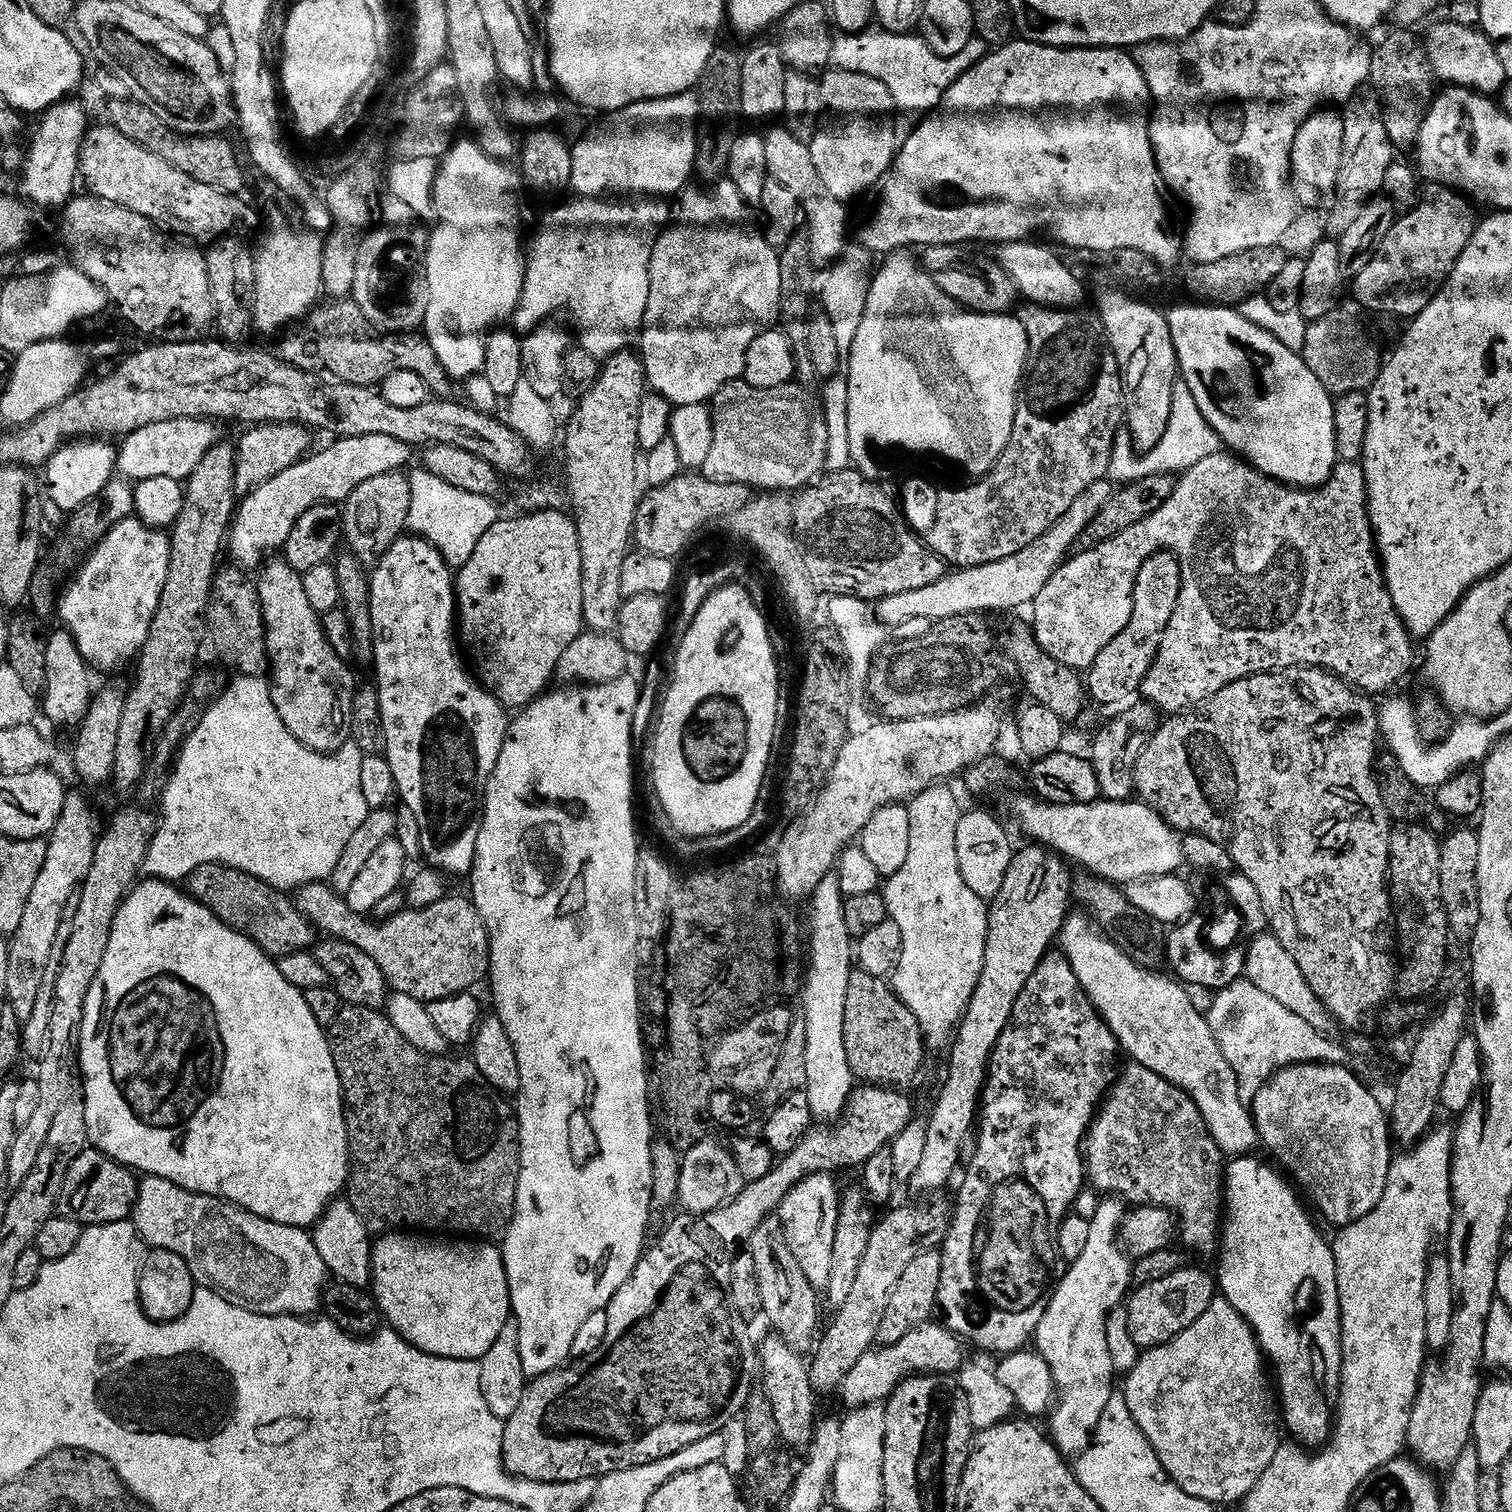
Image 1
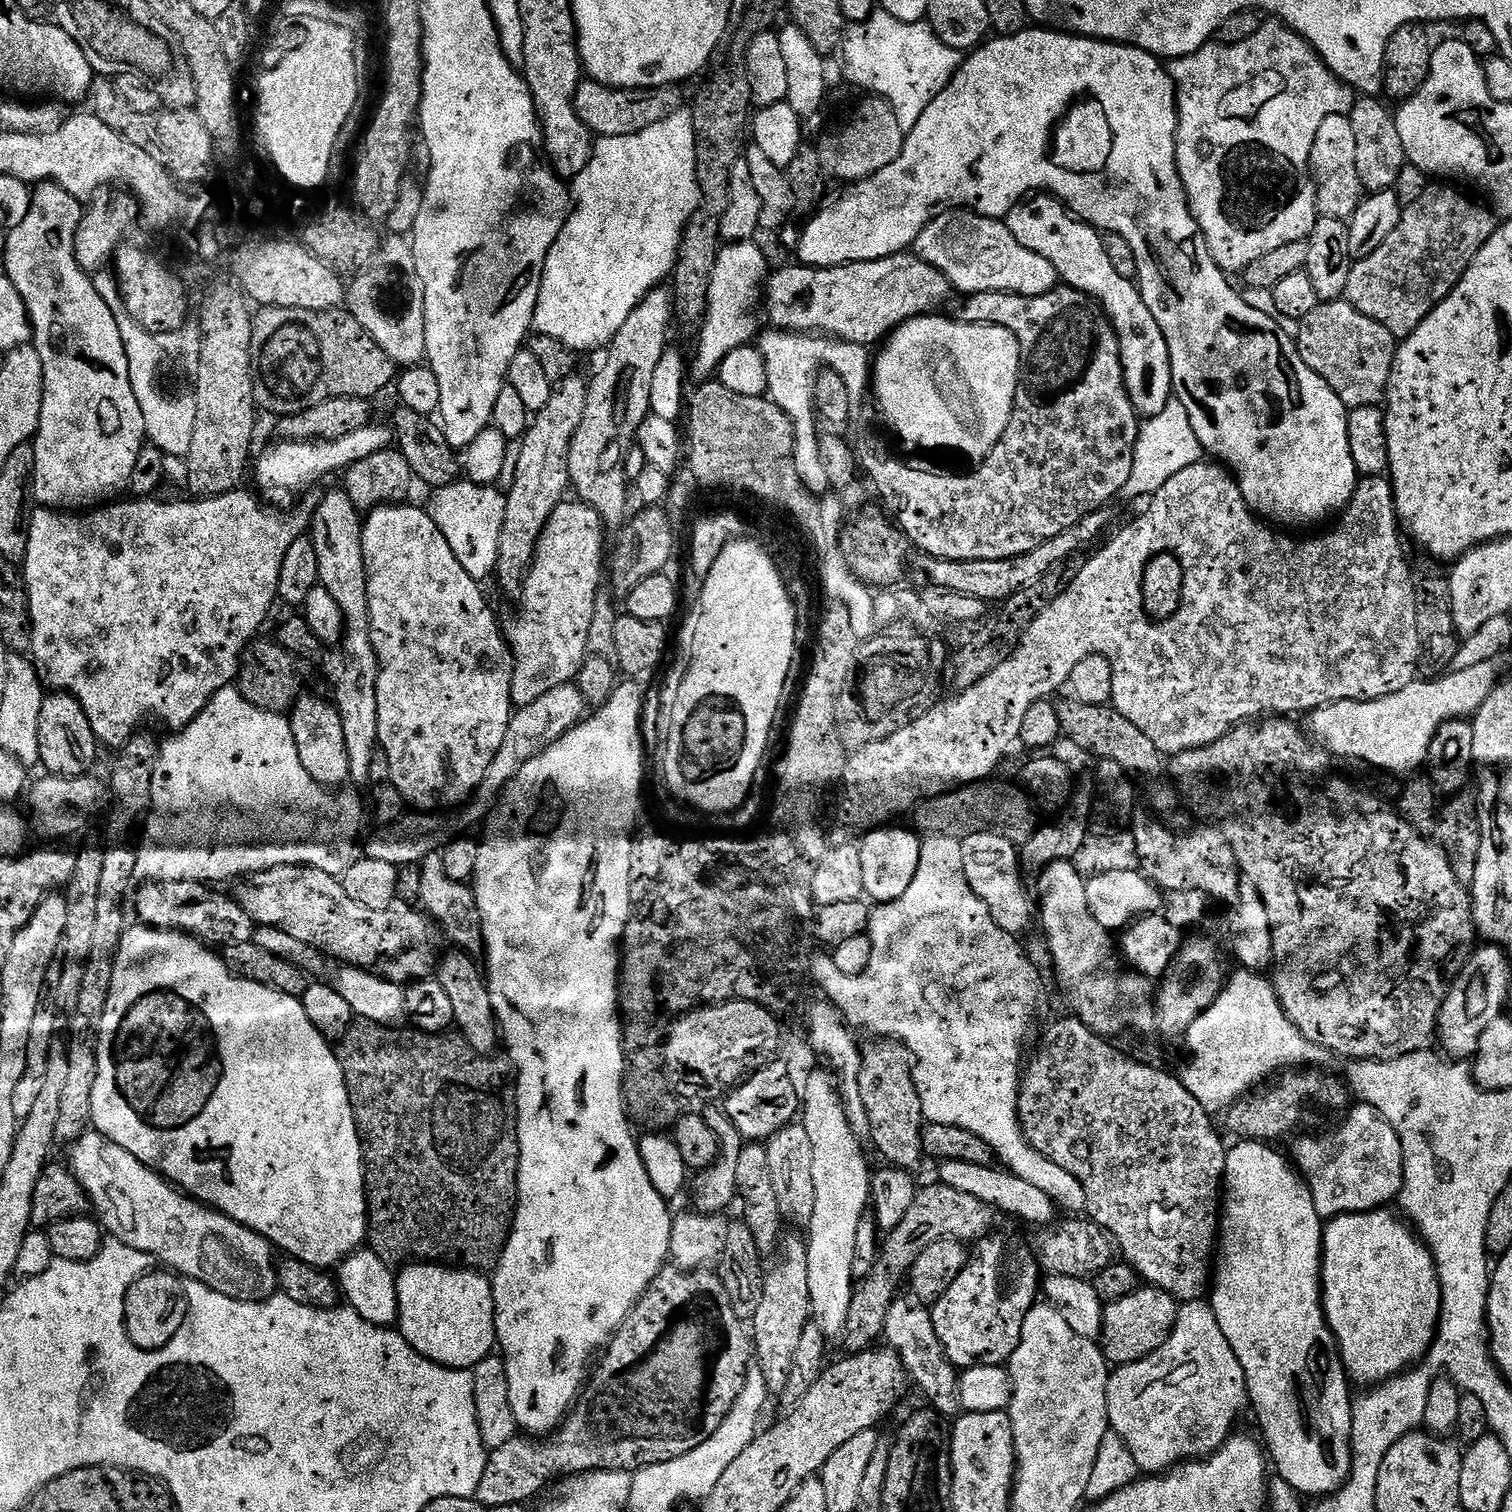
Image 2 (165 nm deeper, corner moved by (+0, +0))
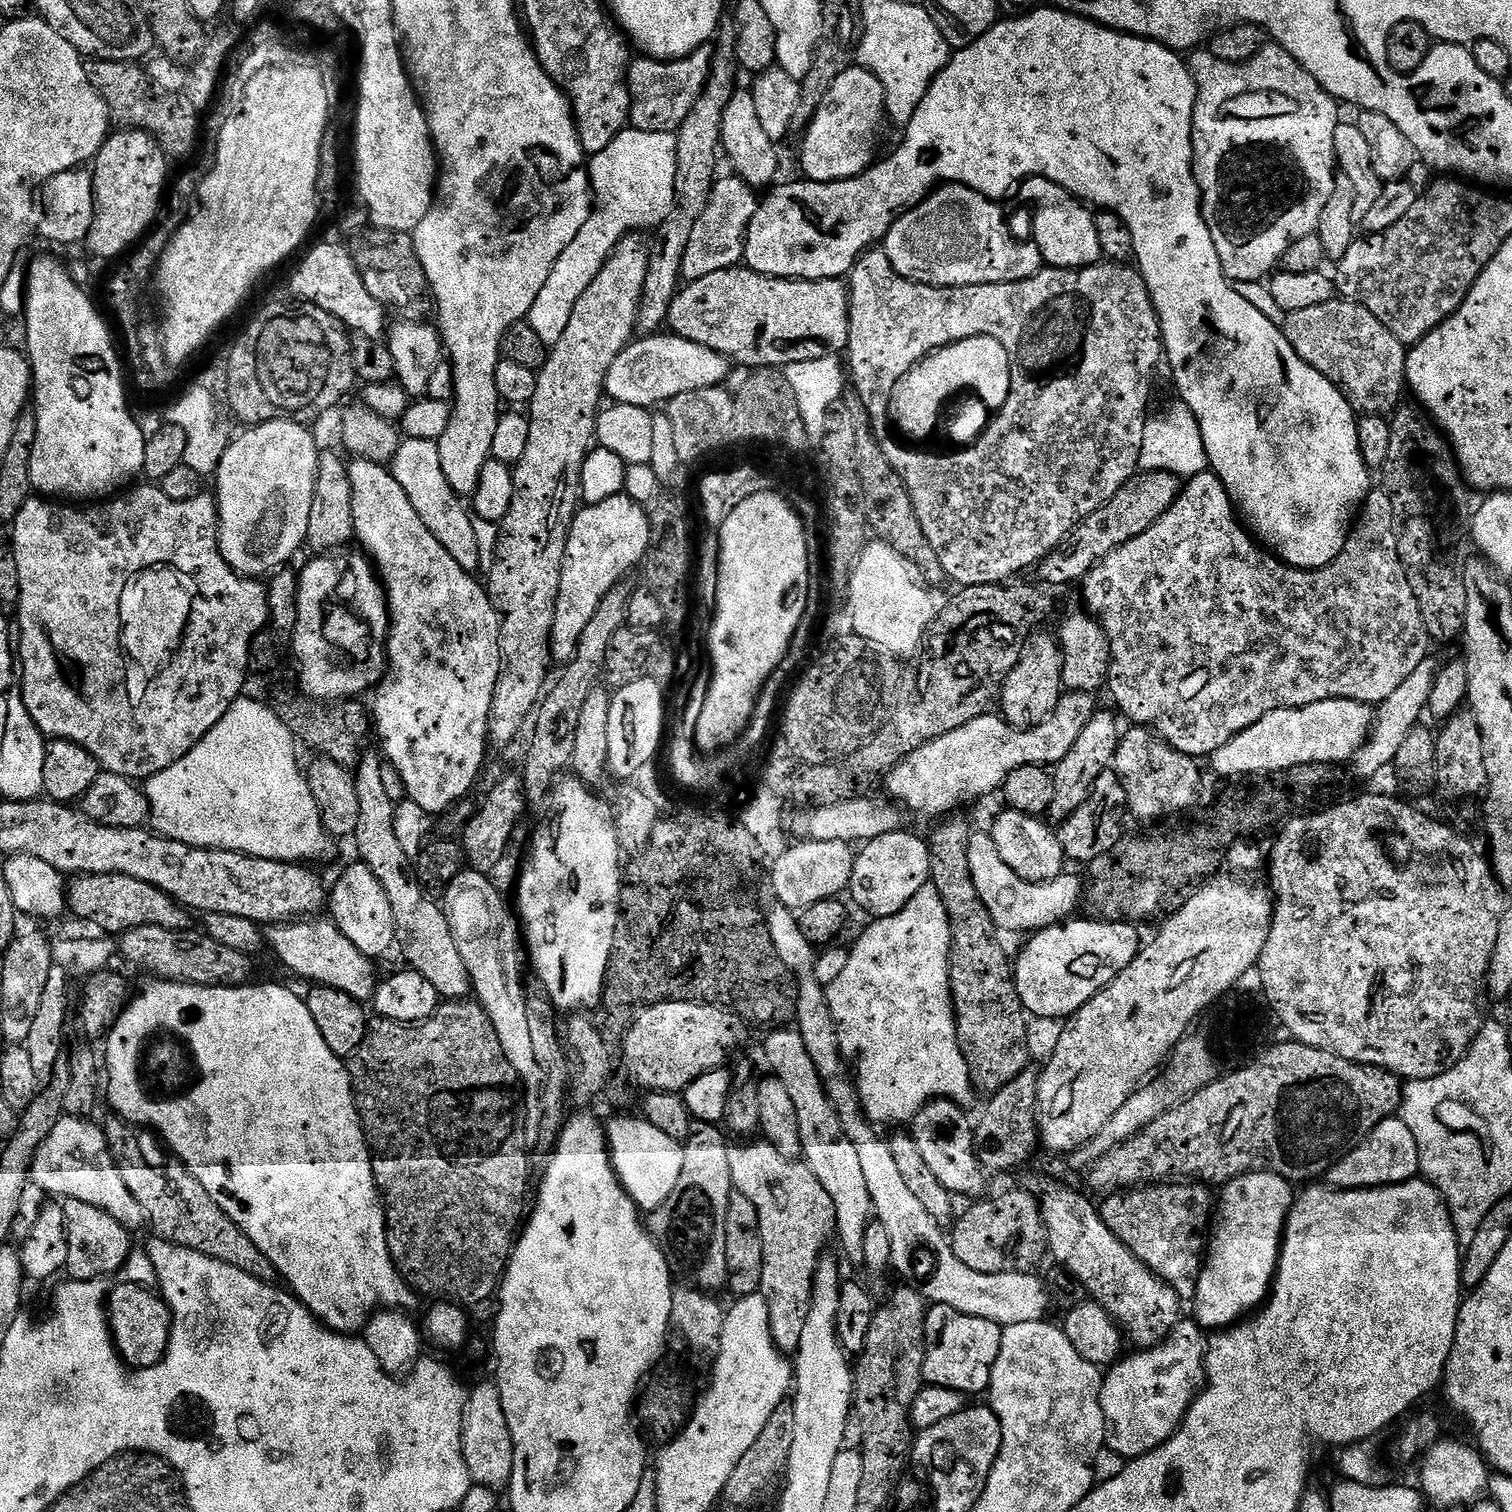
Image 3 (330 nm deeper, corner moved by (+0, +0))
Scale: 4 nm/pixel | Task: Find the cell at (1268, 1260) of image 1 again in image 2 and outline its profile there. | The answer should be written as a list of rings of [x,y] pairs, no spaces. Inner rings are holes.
[[[1241,1139],[1240,1144],[1231,1145],[1228,1148],[1228,1157],[1226,1158],[1226,1170],[1224,1171],[1224,1187],[1222,1189],[1222,1215],[1220,1218],[1220,1230],[1218,1233],[1218,1255],[1214,1260],[1214,1287],[1210,1292],[1210,1303],[1212,1306],[1212,1312],[1216,1315],[1216,1321],[1218,1326],[1224,1334],[1226,1334],[1226,1340],[1230,1342],[1230,1346],[1234,1350],[1234,1354],[1238,1358],[1238,1362],[1242,1362],[1242,1370],[1246,1374],[1248,1379],[1248,1392],[1250,1399],[1250,1408],[1254,1413],[1256,1411],[1256,1420],[1260,1423],[1259,1435],[1262,1437],[1263,1443],[1266,1445],[1267,1455],[1270,1457],[1271,1463],[1276,1463],[1275,1471],[1280,1477],[1282,1477],[1292,1489],[1295,1490],[1301,1497],[1307,1498],[1307,1496],[1316,1496],[1315,1498],[1323,1498],[1331,1496],[1342,1489],[1348,1481],[1348,1477],[1352,1472],[1353,1454],[1352,1454],[1352,1405],[1354,1403],[1354,1395],[1352,1396],[1353,1389],[1350,1387],[1350,1377],[1348,1371],[1344,1369],[1344,1361],[1340,1359],[1340,1350],[1336,1343],[1336,1335],[1332,1332],[1332,1327],[1328,1324],[1328,1319],[1324,1317],[1324,1301],[1322,1299],[1322,1285],[1320,1282],[1320,1266],[1322,1263],[1322,1257],[1324,1254],[1324,1226],[1325,1221],[1318,1214],[1318,1210],[1314,1206],[1314,1198],[1312,1192],[1308,1189],[1308,1181],[1300,1175],[1299,1171],[1290,1163],[1289,1157],[1284,1156],[1280,1152],[1275,1152],[1275,1147],[1269,1146],[1267,1143],[1258,1140],[1245,1140]]]

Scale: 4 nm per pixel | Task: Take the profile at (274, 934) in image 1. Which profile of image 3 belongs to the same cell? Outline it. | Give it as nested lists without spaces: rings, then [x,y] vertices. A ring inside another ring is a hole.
[[[120,874],[75,877],[67,885],[66,904],[78,919],[101,928],[99,931],[104,934],[123,934],[138,926],[162,926],[170,930],[189,927],[189,909],[173,896],[166,895],[148,882],[138,882],[136,878]]]

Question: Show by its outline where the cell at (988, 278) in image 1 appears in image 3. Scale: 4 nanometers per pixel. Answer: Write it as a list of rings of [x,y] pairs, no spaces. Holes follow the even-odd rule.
[[[737,266],[718,270],[714,274],[706,274],[706,278],[685,283],[682,291],[672,300],[667,327],[675,335],[684,336],[690,342],[698,342],[698,346],[706,346],[718,354],[727,356],[733,365],[744,365],[748,369],[779,369],[781,366],[797,364],[798,362],[810,362],[821,360],[827,356],[839,357],[848,347],[848,286],[843,279],[835,280],[783,280],[777,276],[763,276],[753,268]]]

